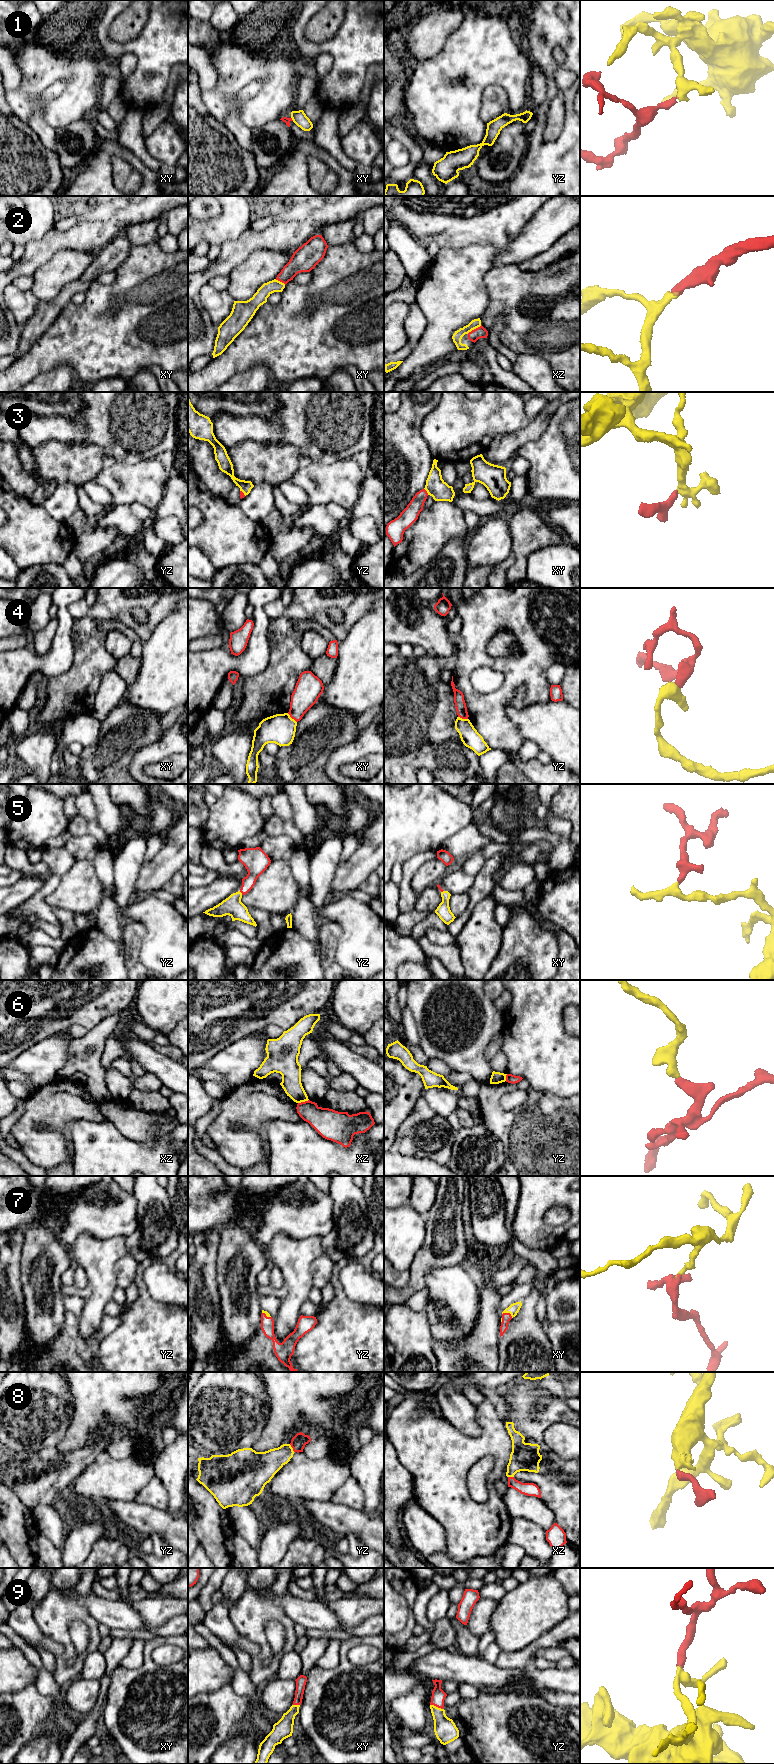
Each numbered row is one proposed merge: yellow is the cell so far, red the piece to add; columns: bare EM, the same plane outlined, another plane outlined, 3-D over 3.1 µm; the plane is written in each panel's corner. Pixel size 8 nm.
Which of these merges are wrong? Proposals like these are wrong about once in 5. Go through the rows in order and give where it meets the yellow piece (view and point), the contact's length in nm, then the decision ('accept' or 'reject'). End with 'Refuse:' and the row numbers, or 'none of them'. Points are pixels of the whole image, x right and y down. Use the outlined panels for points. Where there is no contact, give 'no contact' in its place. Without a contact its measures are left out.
1: meets yellow in xy at (292, 119); contact 40 nm long; reject
2: meets yellow in xz at (474, 328); contact 140 nm long; accept
3: meets yellow in xy at (426, 490); contact 70 nm long; accept
4: meets yellow in xy at (291, 718); contact 110 nm long; reject
5: meets yellow in yz at (241, 893); contact 40 nm long; accept
6: meets yellow in xz at (303, 1101); contact 90 nm long; reject
7: meets yellow in xy at (508, 1312); contact 90 nm long; accept
8: meets yellow in yz at (292, 1448); contact 80 nm long; accept
9: meets yellow in yz at (436, 1707); contact 110 nm long; accept
Refuse: 1, 4, 6

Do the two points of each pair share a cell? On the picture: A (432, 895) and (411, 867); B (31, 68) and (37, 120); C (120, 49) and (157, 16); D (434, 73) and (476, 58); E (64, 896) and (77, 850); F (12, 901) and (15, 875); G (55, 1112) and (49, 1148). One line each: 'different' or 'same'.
A: different
B: different
C: same
D: same
E: same
F: different
G: same

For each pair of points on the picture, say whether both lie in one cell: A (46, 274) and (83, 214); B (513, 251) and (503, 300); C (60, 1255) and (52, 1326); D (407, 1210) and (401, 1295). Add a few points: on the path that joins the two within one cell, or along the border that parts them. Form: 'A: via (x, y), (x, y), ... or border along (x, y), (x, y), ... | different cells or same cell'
A: border along (85, 251), (60, 249), (43, 263) | different cells
B: border along (517, 264), (504, 264), (494, 267) | different cells
C: via (56, 1273), (57, 1292), (55, 1308) | same cell
D: border along (419, 1249), (409, 1270) | different cells

